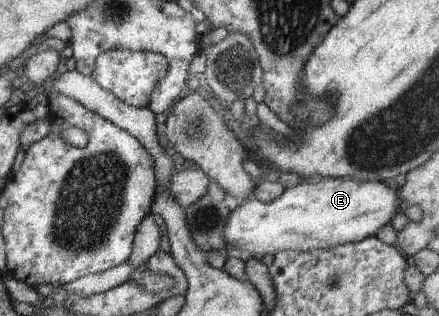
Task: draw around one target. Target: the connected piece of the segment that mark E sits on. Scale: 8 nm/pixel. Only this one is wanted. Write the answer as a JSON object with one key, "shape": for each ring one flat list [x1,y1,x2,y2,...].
{"shape":[[304,180,296,187,285,188,285,193,271,203,254,197,231,210,223,225,223,239,229,247,239,249,248,258,261,258,267,253,274,256,279,251,329,249,365,241,369,237,376,237,377,231,389,225,393,215,403,209,398,192,378,180]]}

